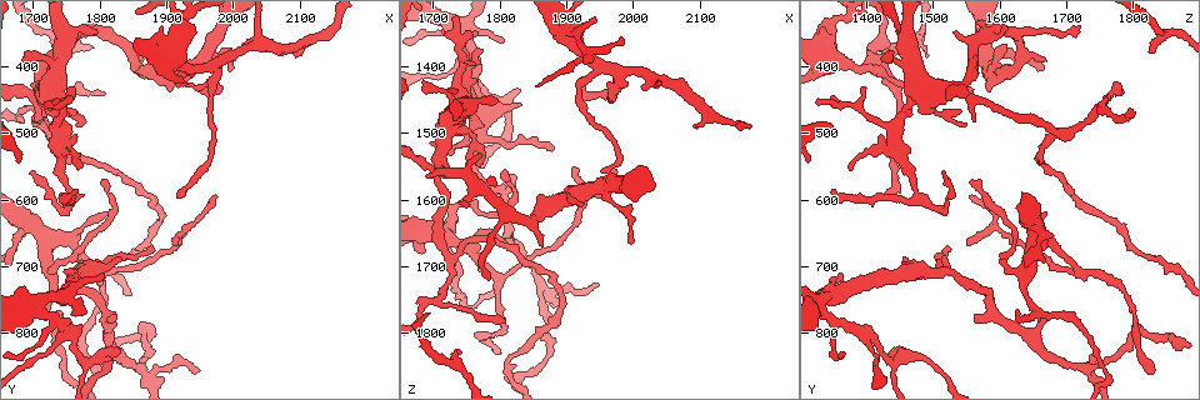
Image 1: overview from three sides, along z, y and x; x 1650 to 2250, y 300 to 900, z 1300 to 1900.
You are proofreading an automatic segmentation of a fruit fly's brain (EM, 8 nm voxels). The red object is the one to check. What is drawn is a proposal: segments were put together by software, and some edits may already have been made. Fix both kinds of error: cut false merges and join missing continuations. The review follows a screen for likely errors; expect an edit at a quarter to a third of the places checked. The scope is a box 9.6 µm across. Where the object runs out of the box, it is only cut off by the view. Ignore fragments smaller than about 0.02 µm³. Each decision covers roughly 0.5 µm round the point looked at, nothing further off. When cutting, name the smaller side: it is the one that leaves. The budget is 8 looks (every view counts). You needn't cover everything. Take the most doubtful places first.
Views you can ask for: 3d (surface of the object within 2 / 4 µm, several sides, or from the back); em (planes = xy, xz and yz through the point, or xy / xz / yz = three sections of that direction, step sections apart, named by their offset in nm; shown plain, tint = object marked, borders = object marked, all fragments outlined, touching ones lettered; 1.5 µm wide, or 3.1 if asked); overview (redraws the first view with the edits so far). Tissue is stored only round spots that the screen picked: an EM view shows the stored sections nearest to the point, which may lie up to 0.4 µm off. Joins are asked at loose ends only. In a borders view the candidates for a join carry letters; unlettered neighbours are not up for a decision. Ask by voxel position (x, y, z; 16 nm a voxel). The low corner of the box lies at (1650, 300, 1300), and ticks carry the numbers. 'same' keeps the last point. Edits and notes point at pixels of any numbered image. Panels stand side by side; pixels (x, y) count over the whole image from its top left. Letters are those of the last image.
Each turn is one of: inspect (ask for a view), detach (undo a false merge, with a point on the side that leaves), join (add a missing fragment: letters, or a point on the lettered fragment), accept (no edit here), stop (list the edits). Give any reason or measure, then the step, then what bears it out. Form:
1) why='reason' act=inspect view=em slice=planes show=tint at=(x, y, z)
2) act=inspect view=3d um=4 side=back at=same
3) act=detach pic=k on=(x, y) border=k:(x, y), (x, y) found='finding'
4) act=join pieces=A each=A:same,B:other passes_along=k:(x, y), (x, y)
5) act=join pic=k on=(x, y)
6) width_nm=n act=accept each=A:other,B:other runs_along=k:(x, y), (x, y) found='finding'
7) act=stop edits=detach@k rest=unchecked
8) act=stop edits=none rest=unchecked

why='branch stops here' act=inspect view=3d um=4 at=(1925, 370, 1600)

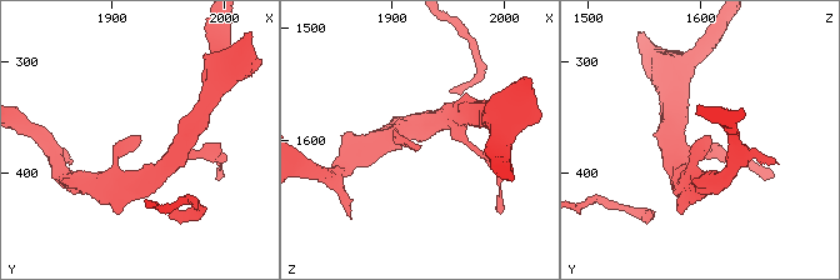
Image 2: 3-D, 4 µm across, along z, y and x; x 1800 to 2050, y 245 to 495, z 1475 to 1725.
why='now the EM' act=inspect view=em slice=planes show=borders at=(1926, 368, 1602)

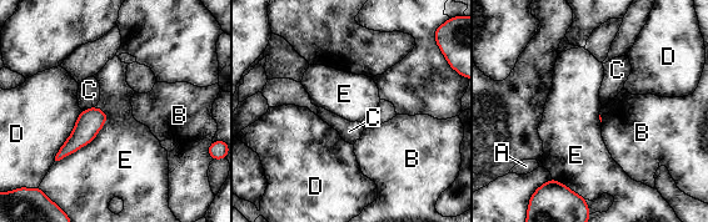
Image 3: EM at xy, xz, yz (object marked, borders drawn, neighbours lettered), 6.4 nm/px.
act=accept each=A:other,B:other,C:other,D:other,E:other border=3:(101, 109), (98, 134), (55, 161) found='no lettered fragment goes on from it'

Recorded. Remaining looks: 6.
why='calibre changes' act=inspect view=3d um=2 at=(1970, 395, 1405)

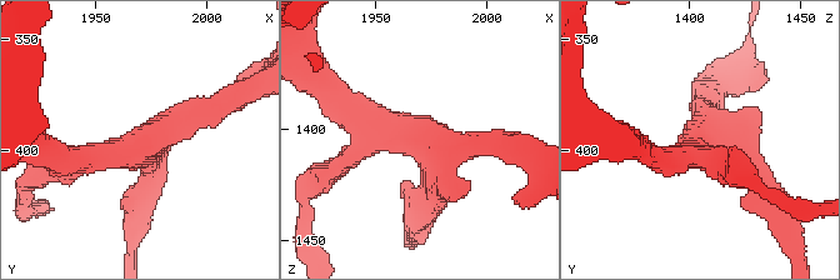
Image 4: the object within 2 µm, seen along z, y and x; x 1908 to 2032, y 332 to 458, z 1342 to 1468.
arms=3 arm_widths_nm=190,220,220 act=inspect view=em slice=planes show=plain at=(1975, 394, 1407)

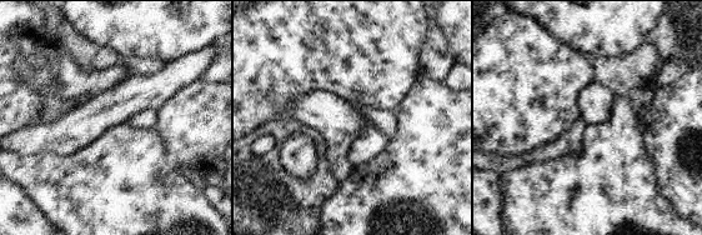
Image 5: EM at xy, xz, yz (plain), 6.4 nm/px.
why='see the neighbours' act=inspect view=em slice=planes show=borders at=same

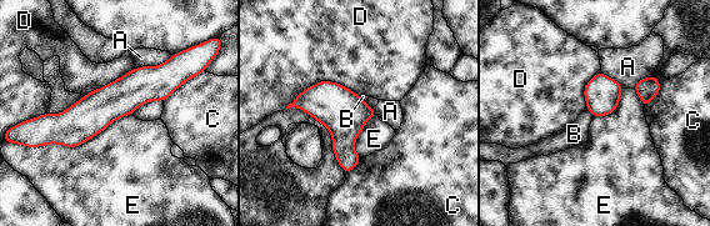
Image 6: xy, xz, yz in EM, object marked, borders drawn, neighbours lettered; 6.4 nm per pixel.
act=accept each=A:other,B:other,C:other,D:other,E:other runs_along=6:(166, 93), (21, 130) found='all the same cell'

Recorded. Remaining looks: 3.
why='three-way junction' act=inspect view=em slice=xy step=4 show=tint at=(1710, 465, 1745)

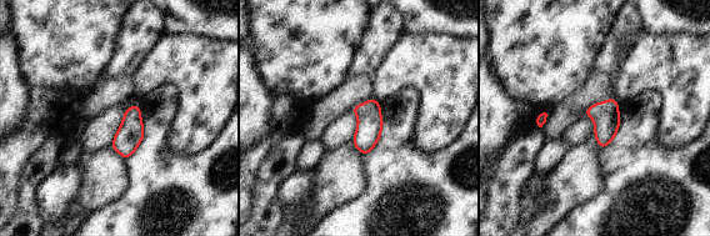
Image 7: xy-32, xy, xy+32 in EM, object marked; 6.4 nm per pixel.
act=inspect view=em slice=planes show=tint at=same

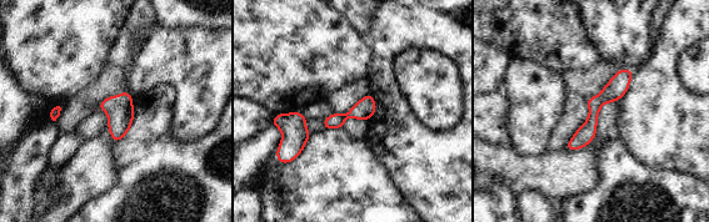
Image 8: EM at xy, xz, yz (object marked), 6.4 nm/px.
act=inspect view=em slice=planes show=borders at=same

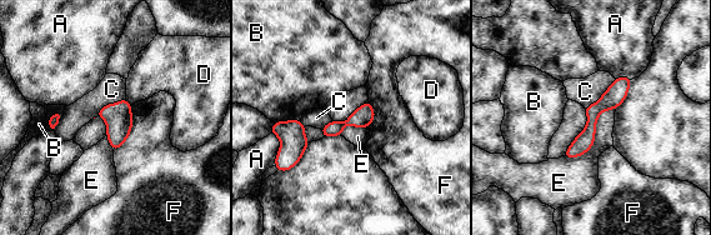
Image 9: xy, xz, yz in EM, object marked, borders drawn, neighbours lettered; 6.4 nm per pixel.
act=accept each=A:other,B:other,C:other,D:other,E:other,F:other border=9:(615, 108), (562, 156) found='continuous, no second cell'

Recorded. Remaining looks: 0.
act=stop edits=none rest=unchecked

